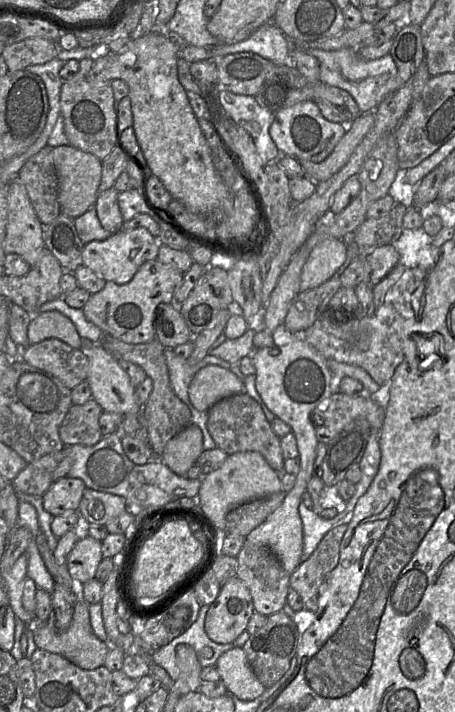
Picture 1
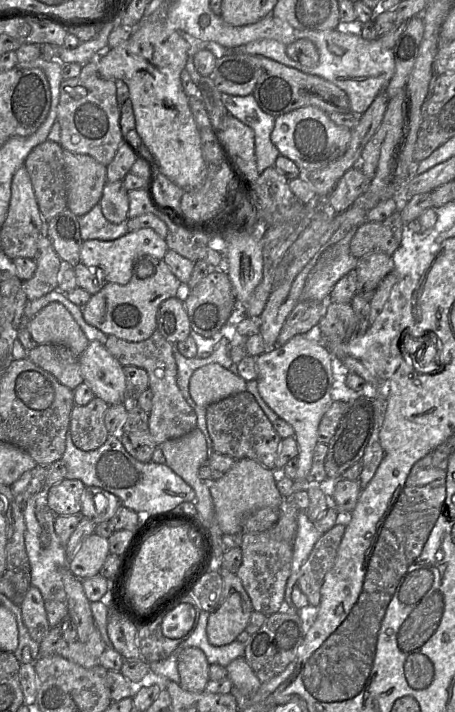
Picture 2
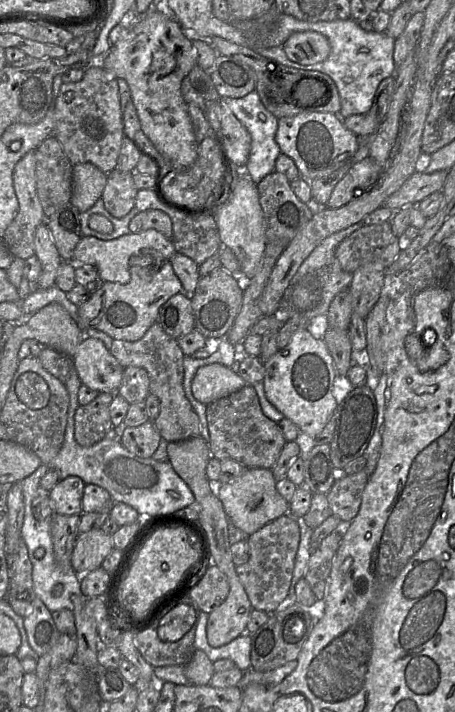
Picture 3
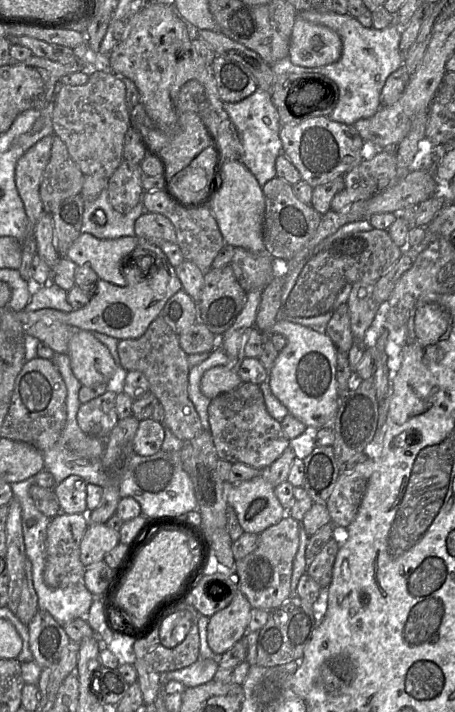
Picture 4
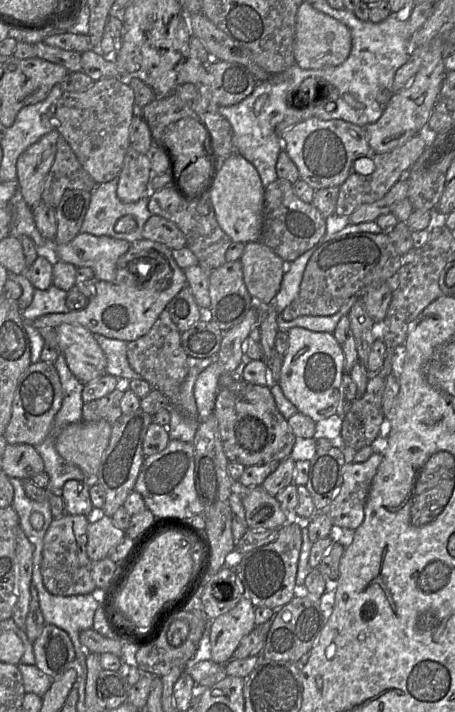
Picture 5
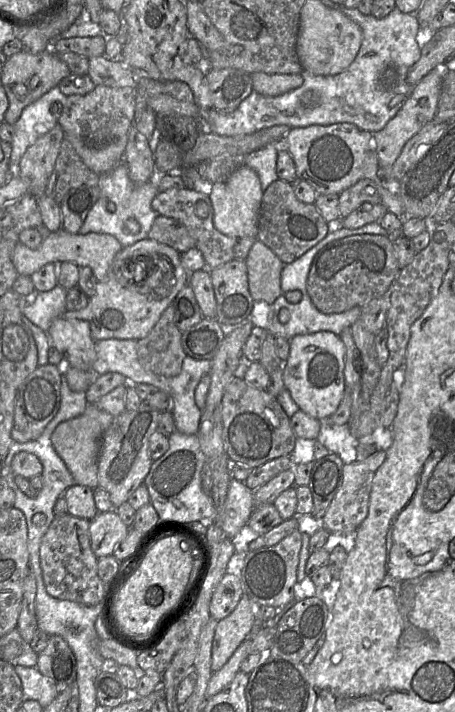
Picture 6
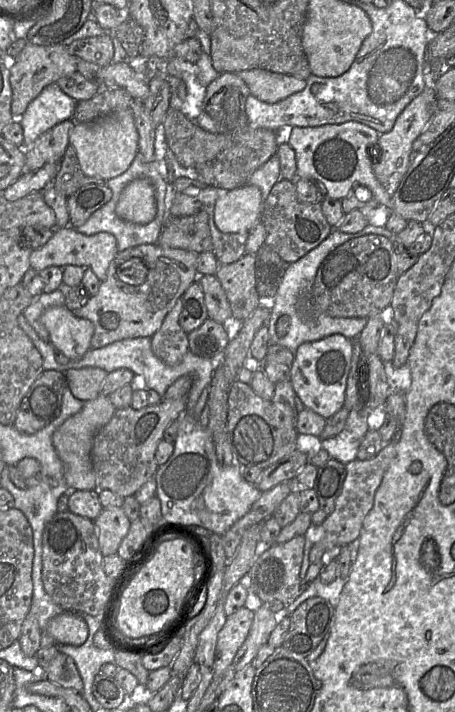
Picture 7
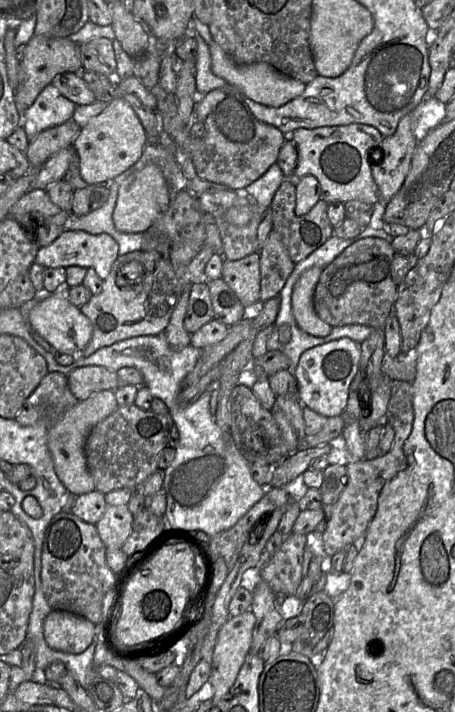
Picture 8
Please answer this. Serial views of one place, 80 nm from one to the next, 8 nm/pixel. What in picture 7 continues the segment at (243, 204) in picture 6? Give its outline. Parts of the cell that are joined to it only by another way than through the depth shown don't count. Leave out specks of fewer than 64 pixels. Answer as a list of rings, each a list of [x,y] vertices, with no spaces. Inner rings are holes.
[[[245,184],[221,192],[215,203],[214,222],[223,233],[249,233],[260,221],[261,213],[260,189]]]

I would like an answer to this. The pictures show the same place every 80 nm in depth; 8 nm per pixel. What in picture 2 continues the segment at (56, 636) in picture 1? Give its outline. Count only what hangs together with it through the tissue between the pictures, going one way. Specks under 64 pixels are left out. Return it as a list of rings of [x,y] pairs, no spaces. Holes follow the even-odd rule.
[[[96,628],[89,636],[88,641],[75,641],[60,651],[60,656],[82,667],[92,668],[100,665],[100,658],[107,649],[99,630]]]

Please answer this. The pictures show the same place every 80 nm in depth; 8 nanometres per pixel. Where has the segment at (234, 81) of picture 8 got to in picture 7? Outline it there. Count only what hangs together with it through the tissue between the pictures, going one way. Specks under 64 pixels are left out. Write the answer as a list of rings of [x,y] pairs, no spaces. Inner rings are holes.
[[[261,68],[243,70],[237,75],[246,83],[250,94],[267,103],[281,101],[306,87],[304,79]]]

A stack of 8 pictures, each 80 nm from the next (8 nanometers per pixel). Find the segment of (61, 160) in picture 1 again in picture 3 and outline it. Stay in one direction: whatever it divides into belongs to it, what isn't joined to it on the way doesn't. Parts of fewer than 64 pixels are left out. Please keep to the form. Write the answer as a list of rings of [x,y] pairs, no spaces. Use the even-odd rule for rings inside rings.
[[[91,163],[73,165],[70,202],[80,213],[85,212],[101,198],[107,179],[108,174]]]

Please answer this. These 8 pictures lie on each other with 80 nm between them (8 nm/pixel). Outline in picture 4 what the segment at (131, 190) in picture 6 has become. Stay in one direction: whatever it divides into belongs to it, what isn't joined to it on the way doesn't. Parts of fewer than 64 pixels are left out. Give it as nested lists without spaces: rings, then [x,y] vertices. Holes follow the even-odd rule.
[[[104,188],[95,200],[85,202],[81,232],[92,234],[101,239],[134,236],[135,221],[145,212],[142,200],[127,214],[116,211],[109,202],[107,188]],[[97,210],[103,210],[105,213],[105,225],[100,226],[92,219],[92,214]]]

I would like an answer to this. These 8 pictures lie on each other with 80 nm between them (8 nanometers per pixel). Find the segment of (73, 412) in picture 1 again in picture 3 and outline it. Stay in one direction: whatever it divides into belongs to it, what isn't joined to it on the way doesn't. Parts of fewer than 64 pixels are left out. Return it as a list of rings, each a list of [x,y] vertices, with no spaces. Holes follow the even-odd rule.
[[[100,392],[90,403],[78,406],[74,437],[82,447],[91,447],[113,434],[109,407],[115,393]]]

